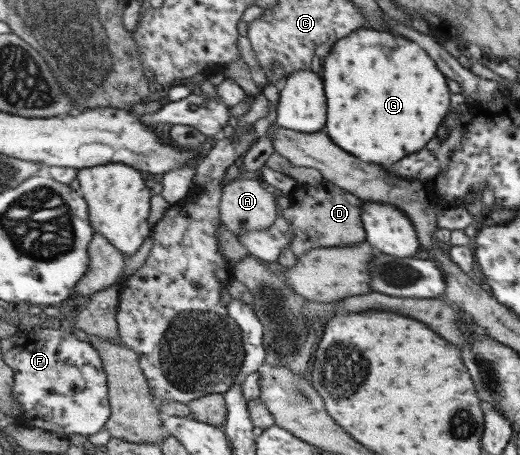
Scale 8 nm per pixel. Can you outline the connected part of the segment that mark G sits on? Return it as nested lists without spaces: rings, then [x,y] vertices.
[[[370,27],[359,29],[333,45],[330,54],[323,60],[322,71],[327,81],[327,97],[331,101],[327,133],[337,145],[373,165],[391,165],[409,153],[421,151],[433,139],[449,111],[451,95],[447,89],[447,79],[435,67],[435,61],[418,43],[393,37],[391,33]]]

